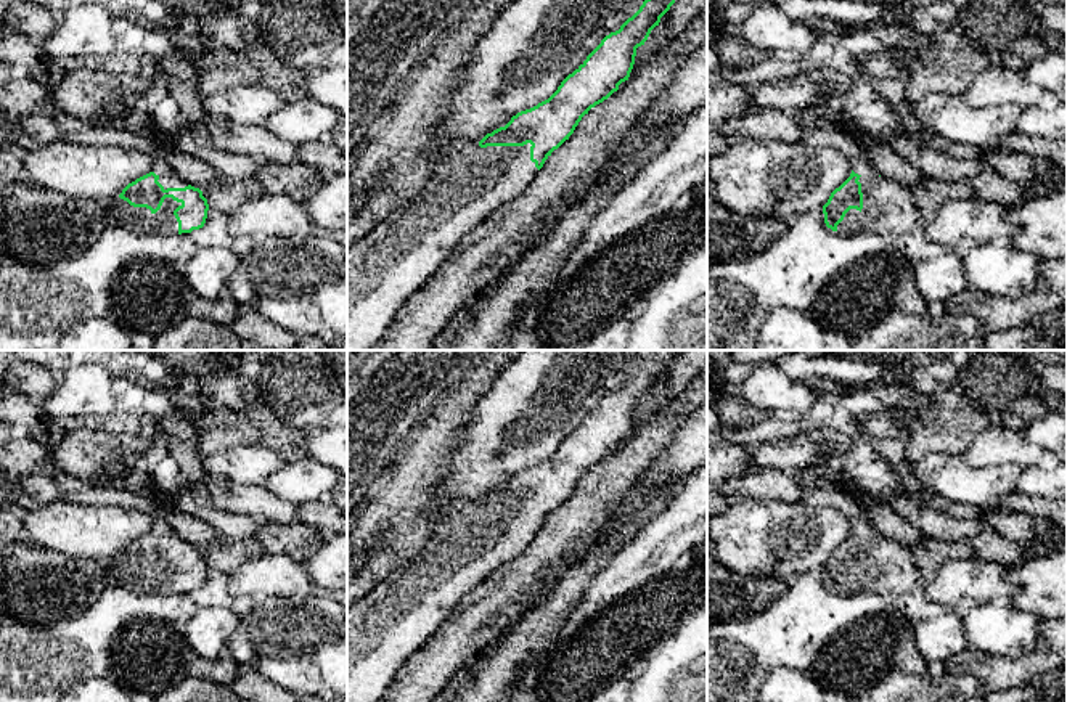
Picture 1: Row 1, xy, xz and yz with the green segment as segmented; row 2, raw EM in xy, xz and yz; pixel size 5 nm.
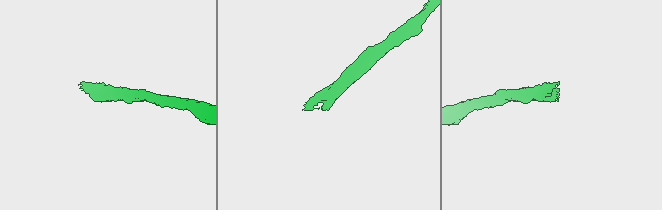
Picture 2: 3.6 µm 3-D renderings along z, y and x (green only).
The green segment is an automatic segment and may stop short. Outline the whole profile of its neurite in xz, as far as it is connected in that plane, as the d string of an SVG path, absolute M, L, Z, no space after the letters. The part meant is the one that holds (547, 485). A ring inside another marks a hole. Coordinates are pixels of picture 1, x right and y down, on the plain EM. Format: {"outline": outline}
{"outline": "M654 350L548 459L517 472L505 487L487 493L480 501L452 512L445 524L432 532L431 541L419 554L347 609L347 702L379 702L399 670L427 644L460 601L530 546L545 520L569 500L582 477L628 440L636 408L644 405L681 352Z"}

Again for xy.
{"outline": "M172 530L149 532L109 559L109 575L146 594L182 594L204 586L209 564Z"}

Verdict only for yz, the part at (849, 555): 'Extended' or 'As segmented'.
Extended

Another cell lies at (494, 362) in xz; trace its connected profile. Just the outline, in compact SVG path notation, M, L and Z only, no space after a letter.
M490 350L399 445L389 467L347 519L347 609L419 554L447 511L431 508L429 492L447 472L450 447L474 406L521 350Z

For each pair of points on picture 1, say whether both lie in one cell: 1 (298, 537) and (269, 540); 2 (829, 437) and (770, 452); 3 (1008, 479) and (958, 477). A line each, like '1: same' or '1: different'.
1: same
2: same
3: same

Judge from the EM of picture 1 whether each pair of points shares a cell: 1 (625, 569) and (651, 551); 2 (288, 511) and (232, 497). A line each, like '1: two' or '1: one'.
1: one
2: one

